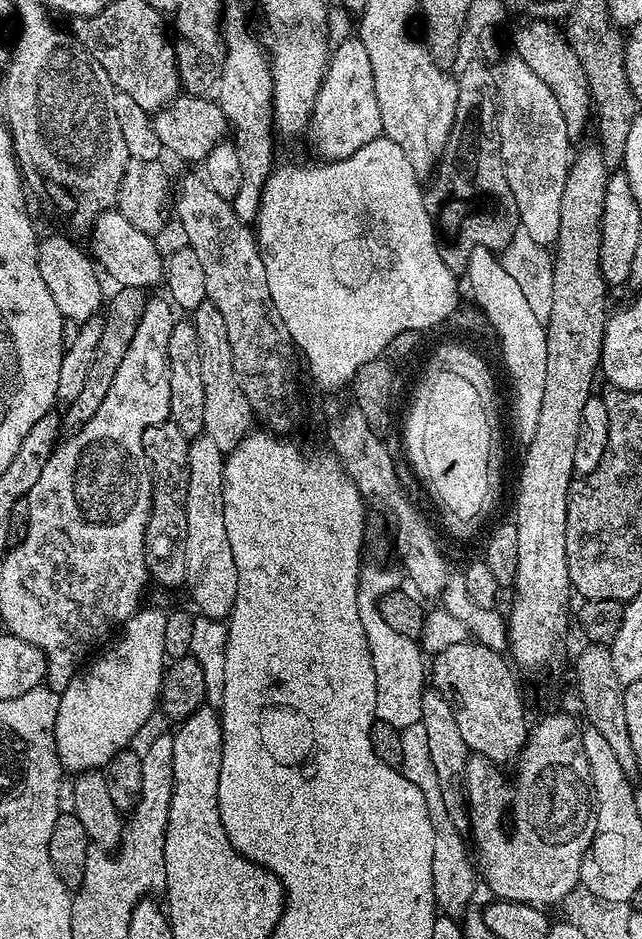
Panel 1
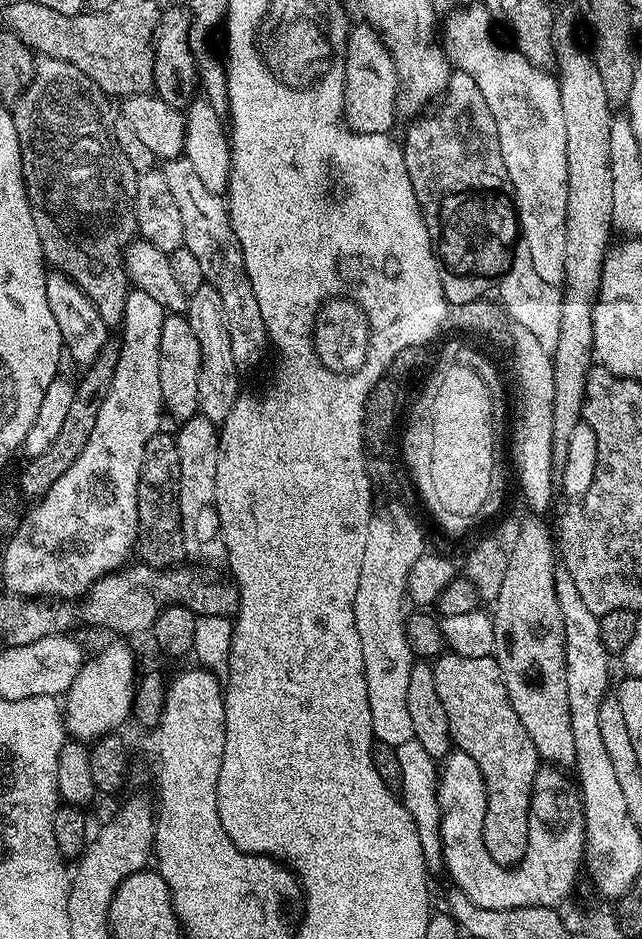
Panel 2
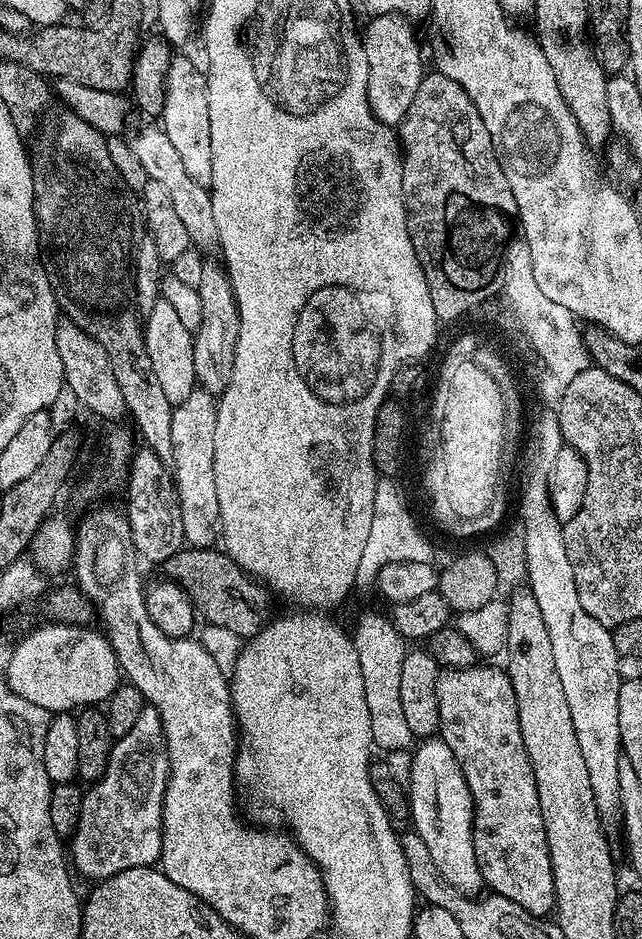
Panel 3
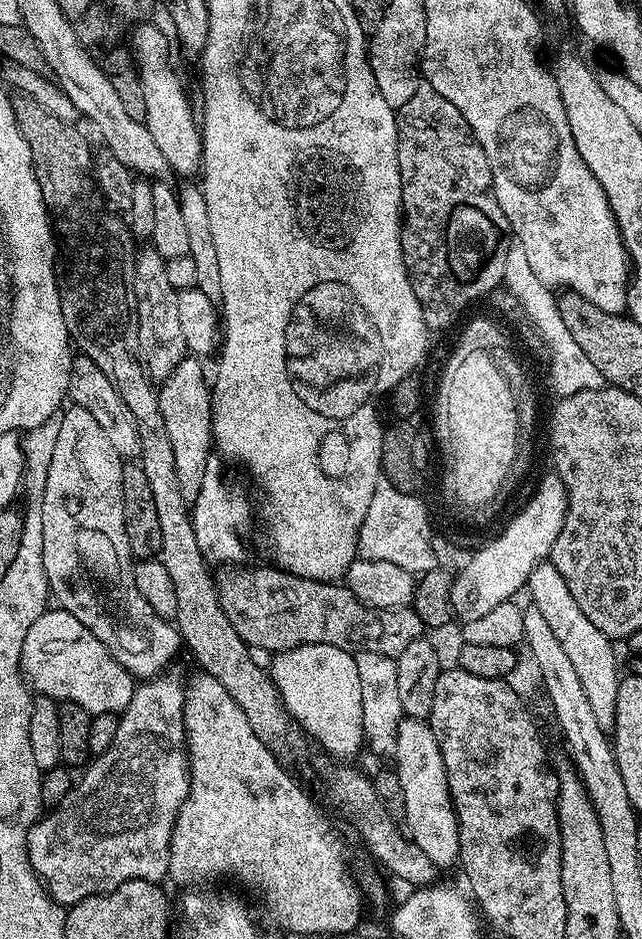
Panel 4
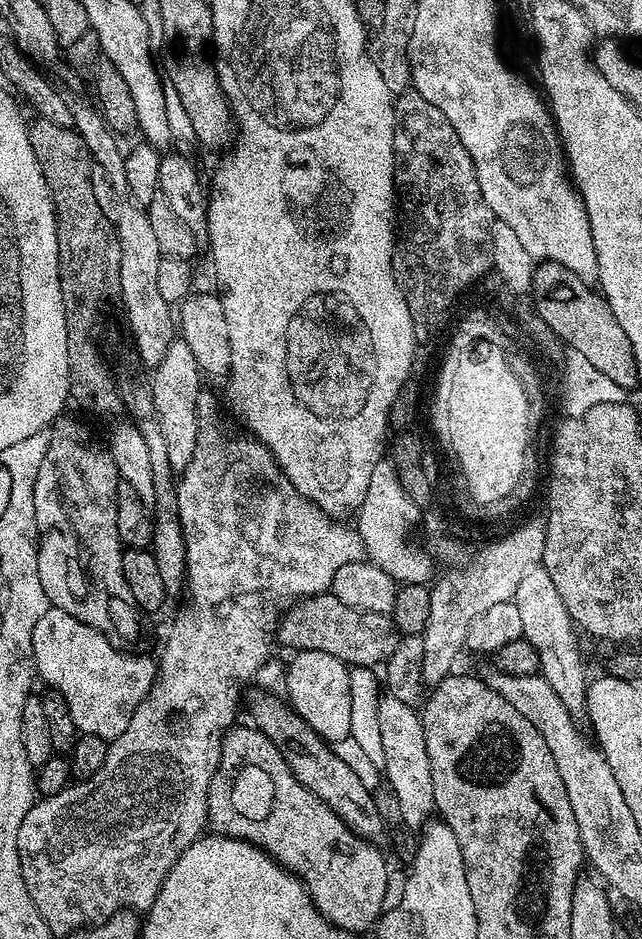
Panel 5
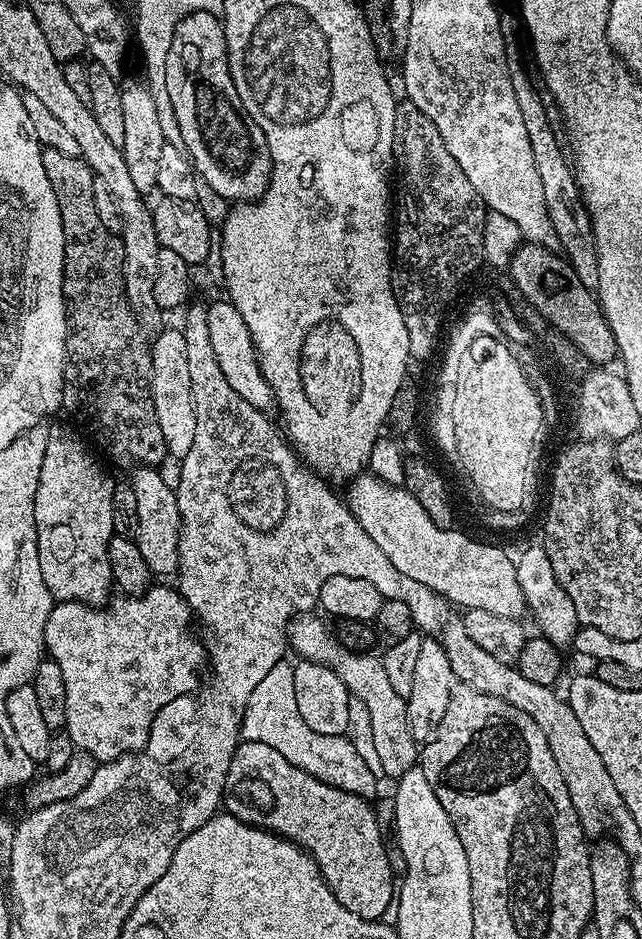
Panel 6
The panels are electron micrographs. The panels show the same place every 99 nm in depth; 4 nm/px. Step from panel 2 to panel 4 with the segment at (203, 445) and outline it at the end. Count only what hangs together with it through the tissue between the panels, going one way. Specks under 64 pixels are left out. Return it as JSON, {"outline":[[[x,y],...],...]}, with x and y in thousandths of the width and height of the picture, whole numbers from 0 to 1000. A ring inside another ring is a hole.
{"outline":[[[290,381],[277,386],[271,398],[248,410],[249,436],[259,445],[259,459],[265,461],[265,476],[271,479],[271,501],[277,501],[277,518],[283,518],[283,530],[304,532],[315,522],[315,509],[327,482],[333,477],[330,468],[330,414],[326,401],[318,401],[318,392],[310,382]]]}

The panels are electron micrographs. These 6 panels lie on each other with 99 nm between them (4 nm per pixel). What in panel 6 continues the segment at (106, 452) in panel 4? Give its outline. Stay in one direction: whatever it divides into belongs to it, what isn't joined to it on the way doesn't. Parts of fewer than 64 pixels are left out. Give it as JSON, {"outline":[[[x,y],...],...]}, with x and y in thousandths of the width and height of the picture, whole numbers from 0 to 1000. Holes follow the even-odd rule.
{"outline":[[[81,452],[72,466],[72,488],[59,505],[59,522],[53,530],[53,556],[59,603],[65,603],[65,620],[81,629],[89,640],[118,639],[123,643],[156,645],[168,629],[176,629],[174,607],[168,593],[168,578],[178,569],[178,511],[162,504],[162,498],[137,482],[137,477],[106,456]]]}

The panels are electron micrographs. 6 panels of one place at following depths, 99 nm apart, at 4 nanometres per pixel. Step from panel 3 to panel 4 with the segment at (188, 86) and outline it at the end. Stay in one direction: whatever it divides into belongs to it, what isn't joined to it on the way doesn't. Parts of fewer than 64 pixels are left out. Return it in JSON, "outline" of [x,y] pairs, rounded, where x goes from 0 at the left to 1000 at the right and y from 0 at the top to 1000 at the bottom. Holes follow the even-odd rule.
{"outline":[[[218,23],[210,27],[206,34],[202,54],[210,61],[212,73],[217,77],[221,101],[227,109],[224,132],[234,138],[246,160],[252,160],[252,168],[259,168],[263,180],[280,190],[299,190],[313,182],[315,163],[312,160],[313,133],[308,124],[299,120],[299,111],[293,108],[293,98],[280,86],[277,78],[268,73],[262,65],[265,48],[259,37],[235,23]]]}

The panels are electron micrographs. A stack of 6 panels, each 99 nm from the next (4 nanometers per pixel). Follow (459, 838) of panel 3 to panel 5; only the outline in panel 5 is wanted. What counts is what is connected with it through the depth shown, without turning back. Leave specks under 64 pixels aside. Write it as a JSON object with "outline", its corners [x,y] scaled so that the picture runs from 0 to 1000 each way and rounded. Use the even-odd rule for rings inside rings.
{"outline":[[[600,740],[589,756],[589,773],[595,776],[595,794],[601,802],[595,822],[601,827],[603,838],[620,846],[620,854],[626,854],[626,871],[636,883],[659,883],[668,876],[667,868],[674,868],[679,855],[670,807],[664,803],[664,786],[653,757],[643,751],[620,748],[620,743]]]}

